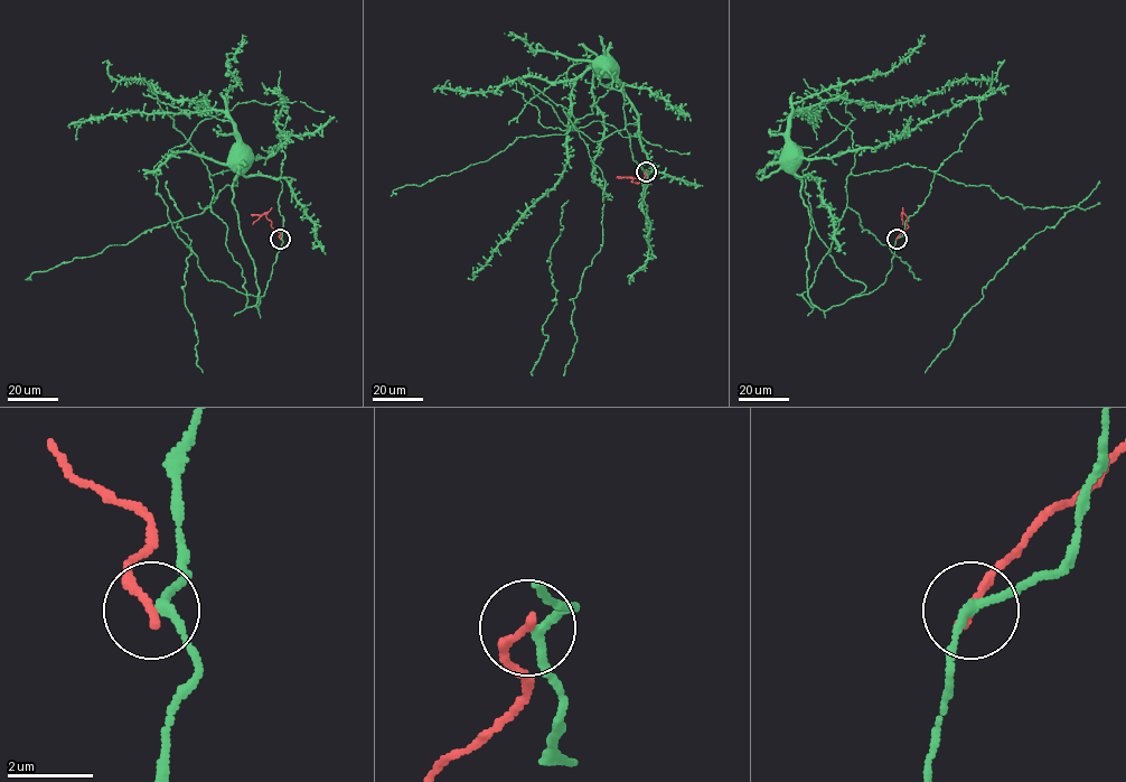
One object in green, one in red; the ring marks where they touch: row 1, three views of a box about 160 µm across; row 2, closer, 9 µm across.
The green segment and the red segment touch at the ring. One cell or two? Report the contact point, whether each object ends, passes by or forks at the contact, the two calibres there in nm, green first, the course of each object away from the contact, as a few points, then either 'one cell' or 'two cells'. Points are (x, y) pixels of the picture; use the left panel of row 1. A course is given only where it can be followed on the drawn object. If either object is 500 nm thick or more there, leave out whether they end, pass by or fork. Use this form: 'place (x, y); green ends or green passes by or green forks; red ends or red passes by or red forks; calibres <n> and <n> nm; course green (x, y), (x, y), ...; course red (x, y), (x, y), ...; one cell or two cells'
place (280, 239); green passes by; red ends; calibres 190 and 220 nm; course green (280, 239), (283, 243), (259, 310), (253, 261), (233, 203), (241, 158); course red (280, 239), (266, 213), (252, 224); two cells

